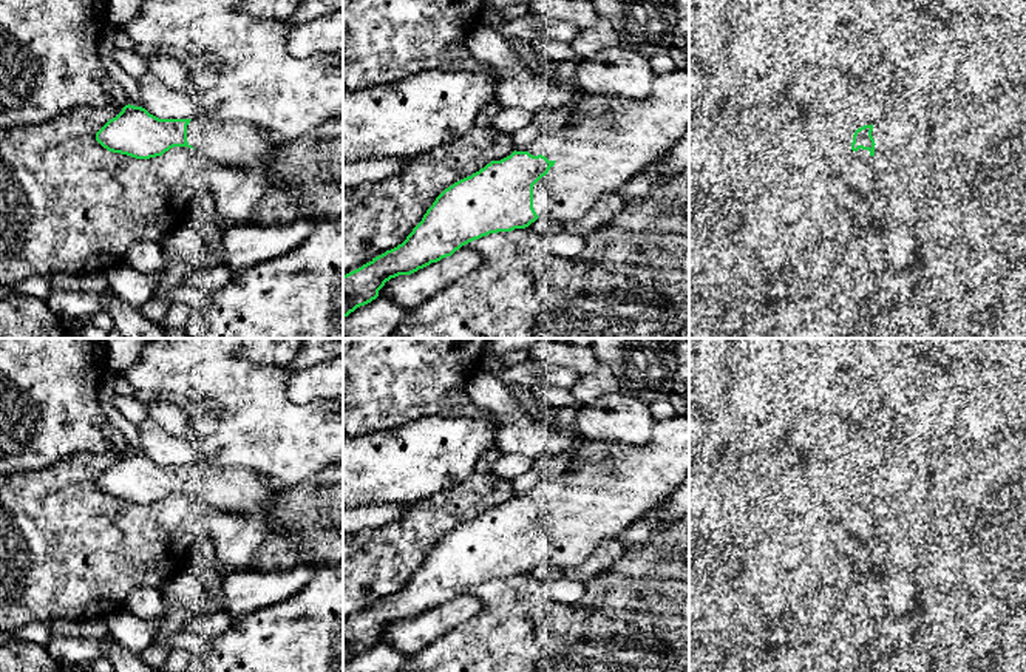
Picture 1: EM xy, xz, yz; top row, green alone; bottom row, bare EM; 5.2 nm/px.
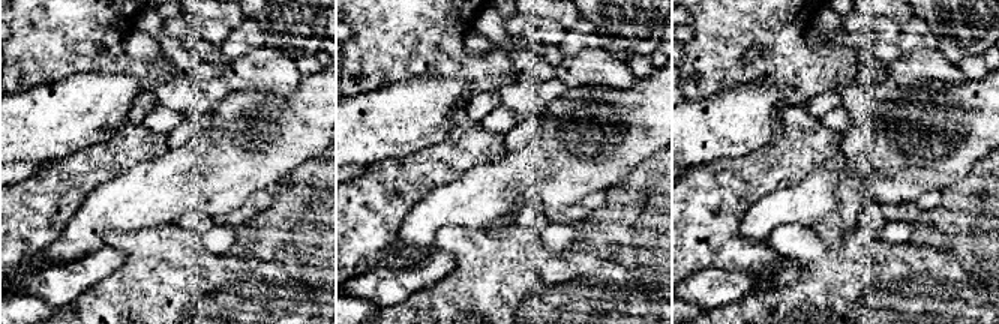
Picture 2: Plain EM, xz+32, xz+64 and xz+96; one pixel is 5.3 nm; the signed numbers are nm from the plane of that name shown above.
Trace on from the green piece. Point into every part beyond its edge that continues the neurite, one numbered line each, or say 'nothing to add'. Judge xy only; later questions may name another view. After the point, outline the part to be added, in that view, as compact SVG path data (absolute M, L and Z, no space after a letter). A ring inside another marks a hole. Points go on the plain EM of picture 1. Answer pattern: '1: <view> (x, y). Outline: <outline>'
1: xy (238, 490). Outline: M195 463L187 471L187 488L207 508L233 514L263 514L270 519L283 504L278 485L267 474L246 467Z

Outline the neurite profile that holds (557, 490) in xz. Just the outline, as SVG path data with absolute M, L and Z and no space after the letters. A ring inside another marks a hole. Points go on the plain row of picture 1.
M567 468L559 476L539 480L530 493L516 497L528 497L533 502L542 501L549 507L558 507L572 502L573 490L578 485L579 477Z

